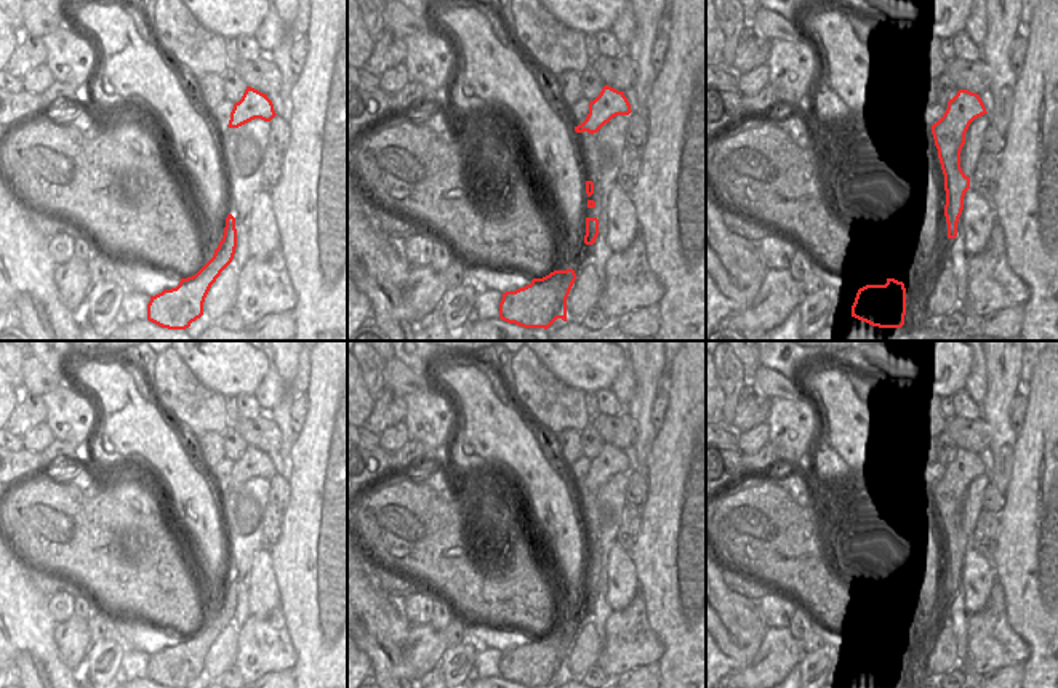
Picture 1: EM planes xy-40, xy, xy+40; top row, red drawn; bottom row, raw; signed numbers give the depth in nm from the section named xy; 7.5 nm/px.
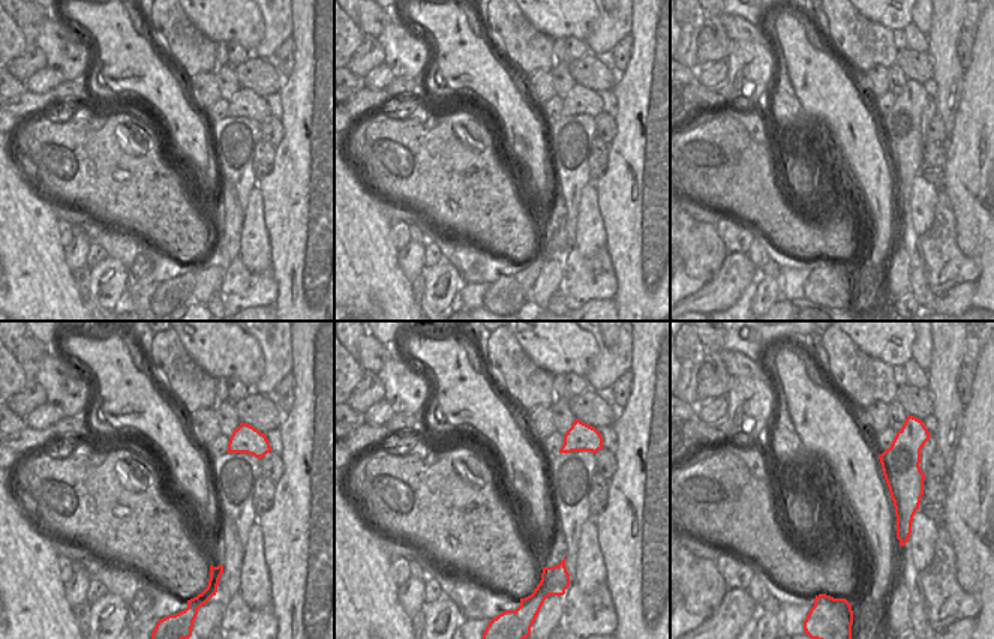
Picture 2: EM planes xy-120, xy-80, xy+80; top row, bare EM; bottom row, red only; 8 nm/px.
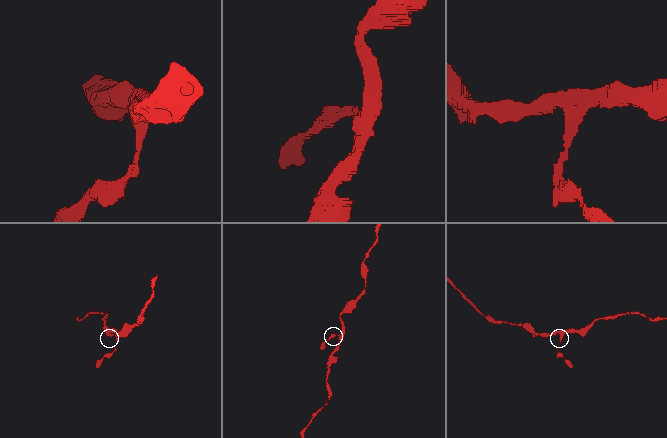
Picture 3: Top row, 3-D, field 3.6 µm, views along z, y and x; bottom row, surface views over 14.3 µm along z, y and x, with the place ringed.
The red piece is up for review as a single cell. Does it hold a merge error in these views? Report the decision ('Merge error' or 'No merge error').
No merge error

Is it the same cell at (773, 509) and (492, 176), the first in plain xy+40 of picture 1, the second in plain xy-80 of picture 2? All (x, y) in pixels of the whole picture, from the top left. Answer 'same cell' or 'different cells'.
same cell

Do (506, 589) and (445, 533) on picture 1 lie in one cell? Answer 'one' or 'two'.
one

